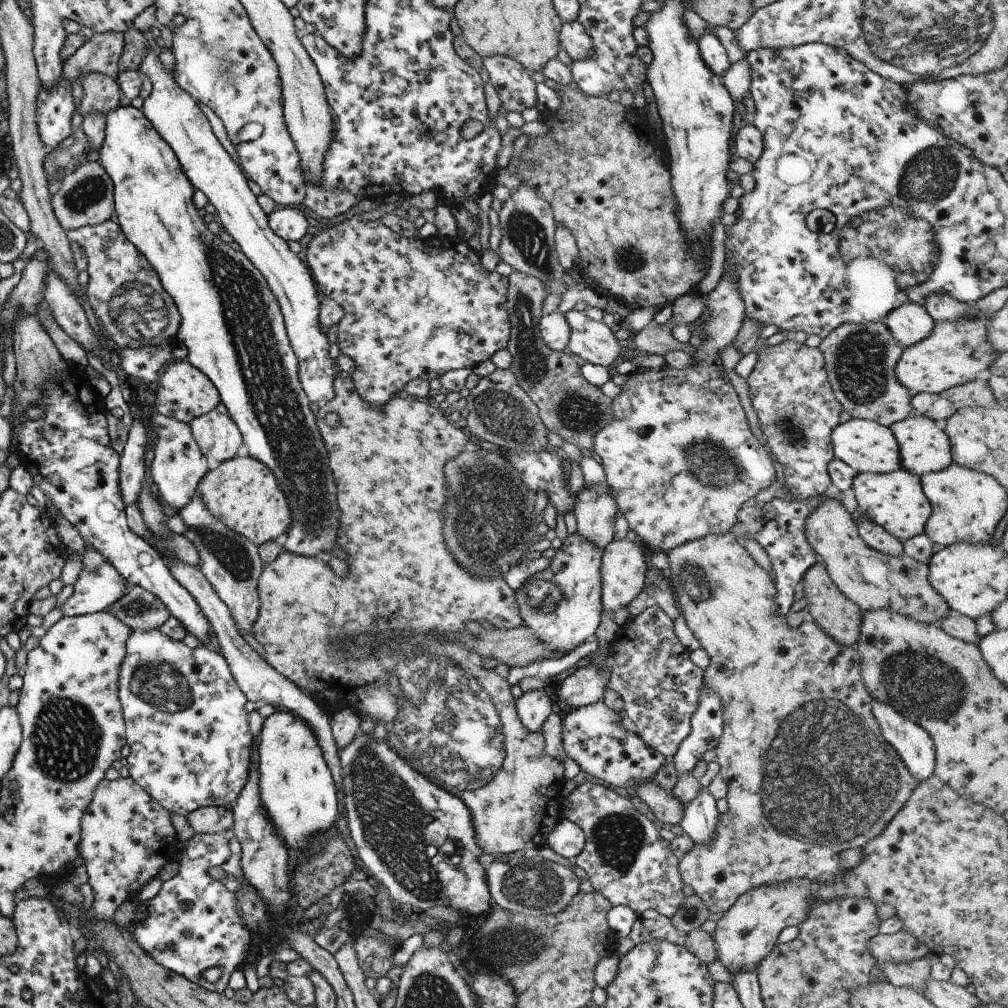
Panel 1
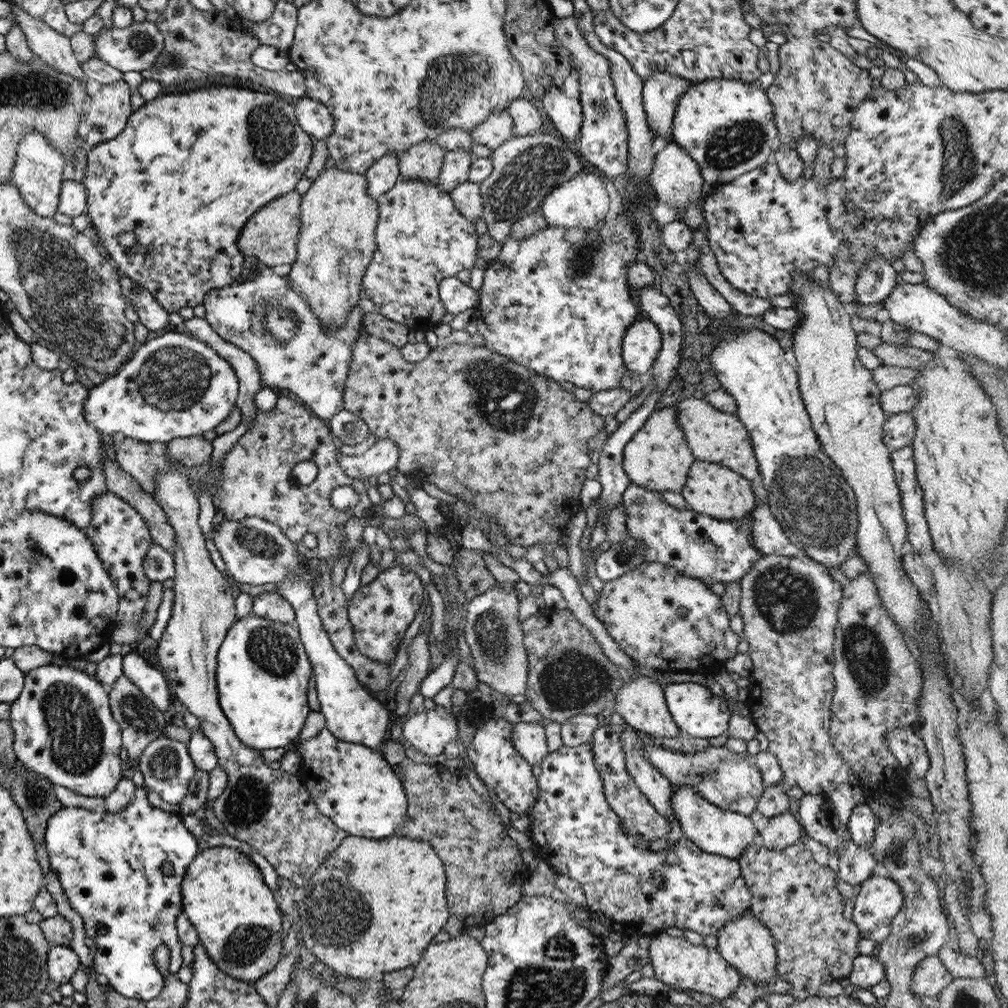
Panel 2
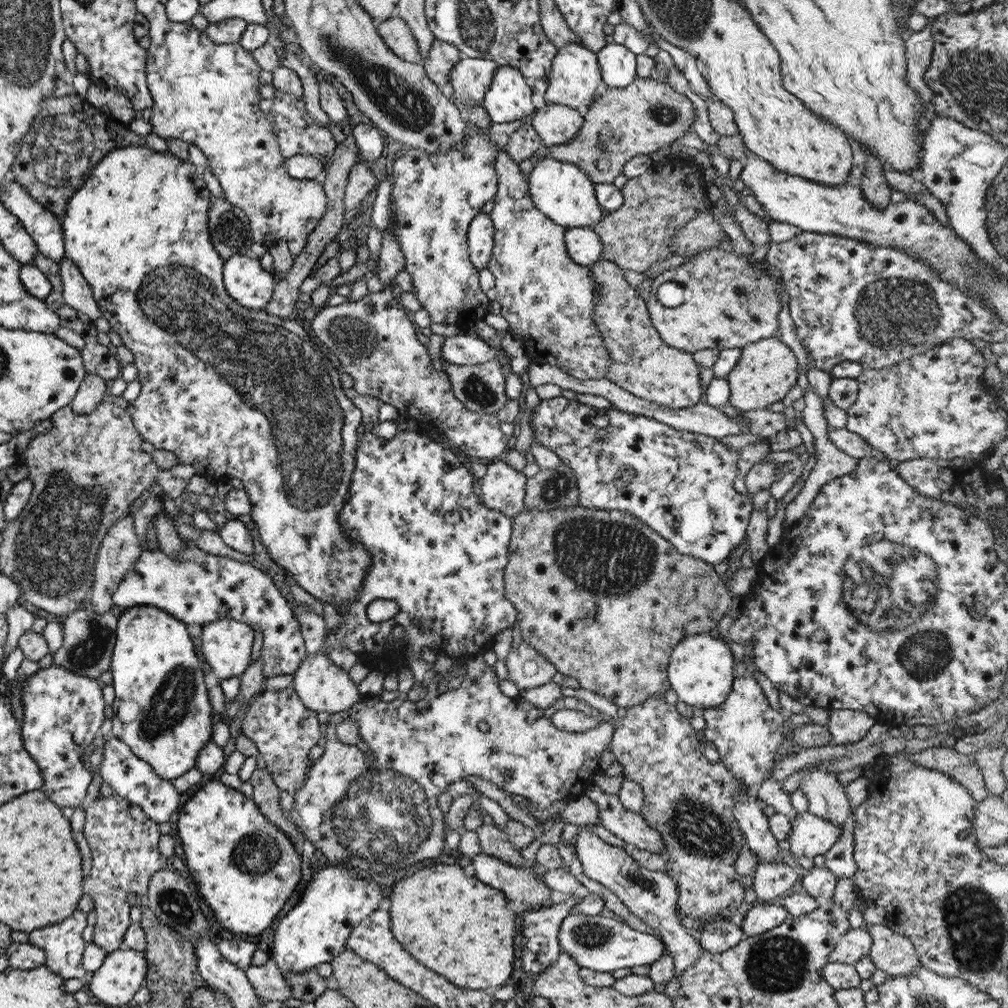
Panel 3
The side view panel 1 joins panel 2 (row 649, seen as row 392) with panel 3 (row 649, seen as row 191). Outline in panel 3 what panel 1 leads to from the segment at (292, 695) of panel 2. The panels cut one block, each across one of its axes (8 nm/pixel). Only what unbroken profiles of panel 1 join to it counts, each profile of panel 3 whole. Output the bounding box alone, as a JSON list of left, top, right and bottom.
[109,605,213,780]

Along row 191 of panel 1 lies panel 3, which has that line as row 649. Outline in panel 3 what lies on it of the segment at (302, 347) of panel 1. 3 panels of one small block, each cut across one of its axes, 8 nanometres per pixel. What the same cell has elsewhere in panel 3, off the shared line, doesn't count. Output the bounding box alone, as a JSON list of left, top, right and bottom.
[199,619,253,683]

